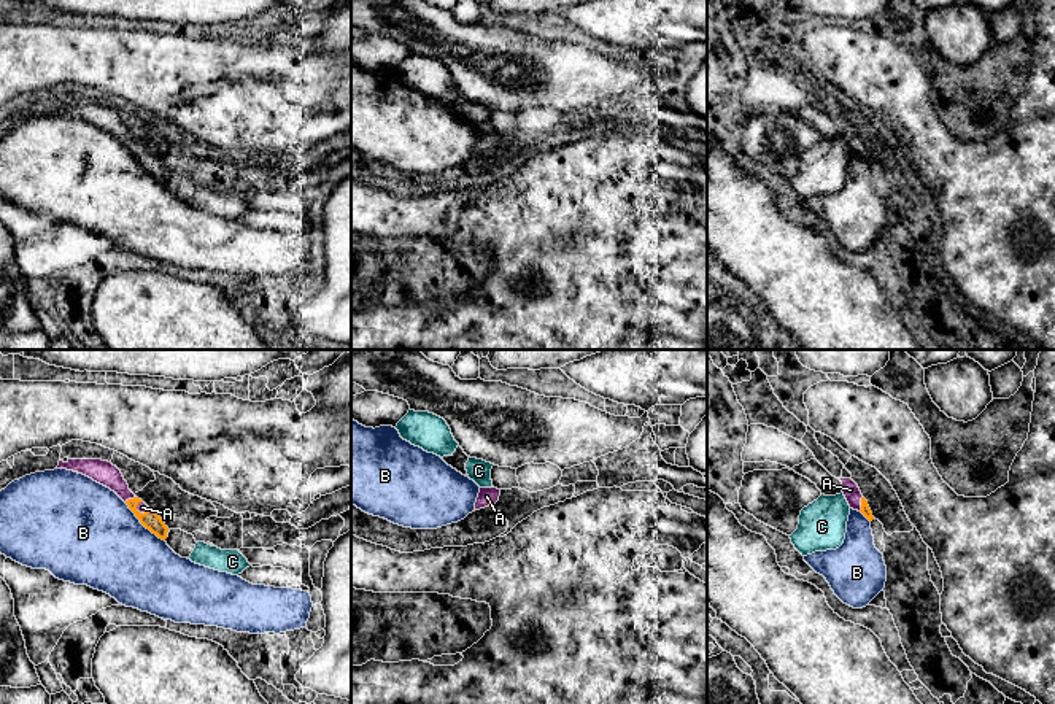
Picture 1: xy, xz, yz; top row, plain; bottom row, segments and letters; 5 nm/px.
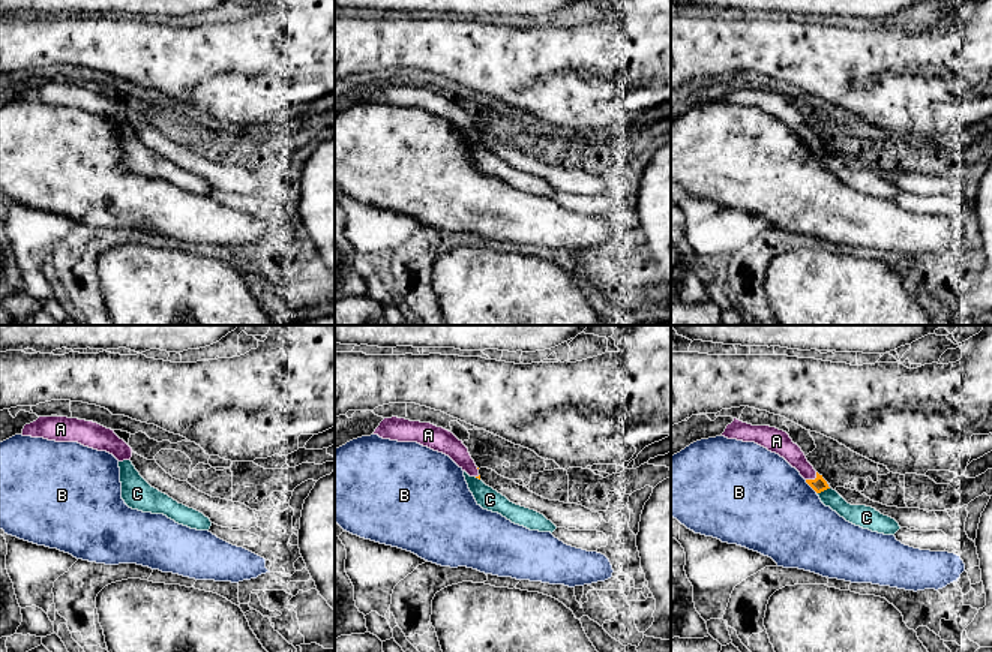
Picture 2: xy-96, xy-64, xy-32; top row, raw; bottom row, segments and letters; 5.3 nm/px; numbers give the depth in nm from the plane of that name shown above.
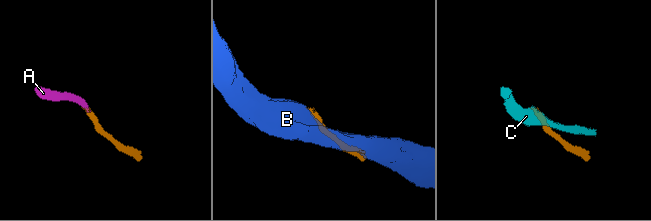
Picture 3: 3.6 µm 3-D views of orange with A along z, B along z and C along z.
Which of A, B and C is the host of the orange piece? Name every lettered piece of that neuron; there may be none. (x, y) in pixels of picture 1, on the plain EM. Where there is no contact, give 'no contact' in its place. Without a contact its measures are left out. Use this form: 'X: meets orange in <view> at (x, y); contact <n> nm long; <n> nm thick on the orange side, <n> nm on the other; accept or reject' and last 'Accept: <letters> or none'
A: meets orange in yz at (861, 148); contact 80 nm long; 50 nm thick on the orange side, 90 nm on the other; accept
B: meets orange in xy at (143, 169); contact 280 nm long; 90 nm thick on the orange side, 460 nm on the other; reject
C: meets orange in xy at (167, 175); contact 40 nm long; 90 nm thick on the orange side, 20 nm on the other; reject
Accept: A

